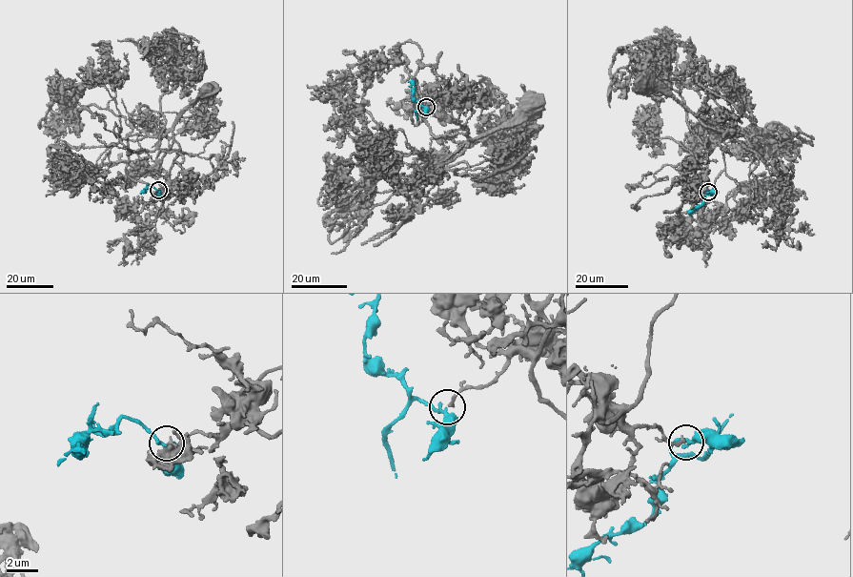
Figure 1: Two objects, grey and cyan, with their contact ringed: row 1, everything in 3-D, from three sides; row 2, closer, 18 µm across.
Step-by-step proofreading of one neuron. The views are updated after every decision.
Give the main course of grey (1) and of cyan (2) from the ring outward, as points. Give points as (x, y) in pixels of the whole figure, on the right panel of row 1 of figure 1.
1: (707, 192), (698, 188), (707, 164), (708, 140), (703, 125), (671, 94), (642, 83)
2: (708, 192), (691, 216)

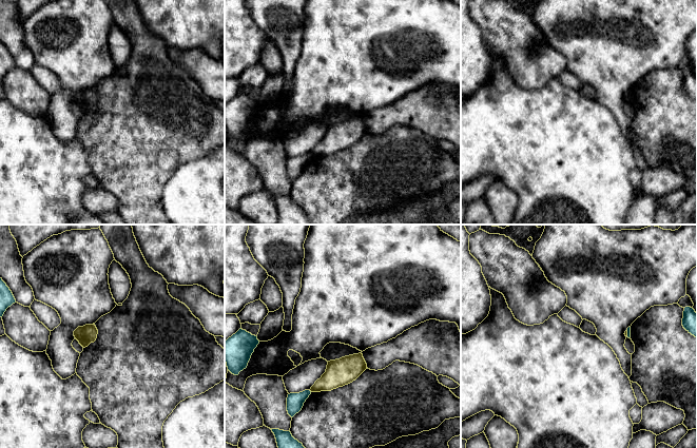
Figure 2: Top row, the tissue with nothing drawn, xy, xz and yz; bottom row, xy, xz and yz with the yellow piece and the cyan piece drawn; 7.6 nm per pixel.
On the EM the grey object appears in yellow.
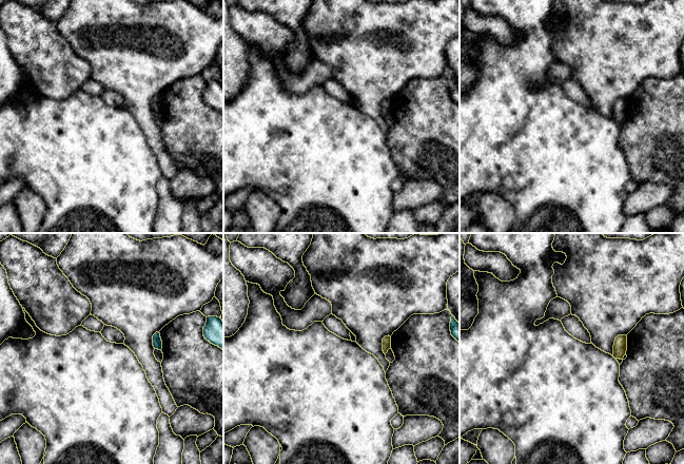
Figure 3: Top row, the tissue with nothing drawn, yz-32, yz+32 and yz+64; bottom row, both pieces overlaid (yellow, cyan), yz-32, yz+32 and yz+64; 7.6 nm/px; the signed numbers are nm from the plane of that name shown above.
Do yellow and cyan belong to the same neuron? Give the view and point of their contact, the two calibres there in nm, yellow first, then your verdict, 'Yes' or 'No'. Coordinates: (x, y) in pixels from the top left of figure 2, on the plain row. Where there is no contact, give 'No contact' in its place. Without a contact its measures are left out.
Touches yellow at yz (626, 98). Thickness 20 nm (yellow) against 30 nm. No

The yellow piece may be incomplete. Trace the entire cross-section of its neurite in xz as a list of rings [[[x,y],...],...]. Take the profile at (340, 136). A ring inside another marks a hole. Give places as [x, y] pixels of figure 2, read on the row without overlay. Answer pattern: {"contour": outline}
{"contour": [[[362,117],[328,125],[326,136],[311,151],[311,156],[331,155],[355,144],[367,128]]]}

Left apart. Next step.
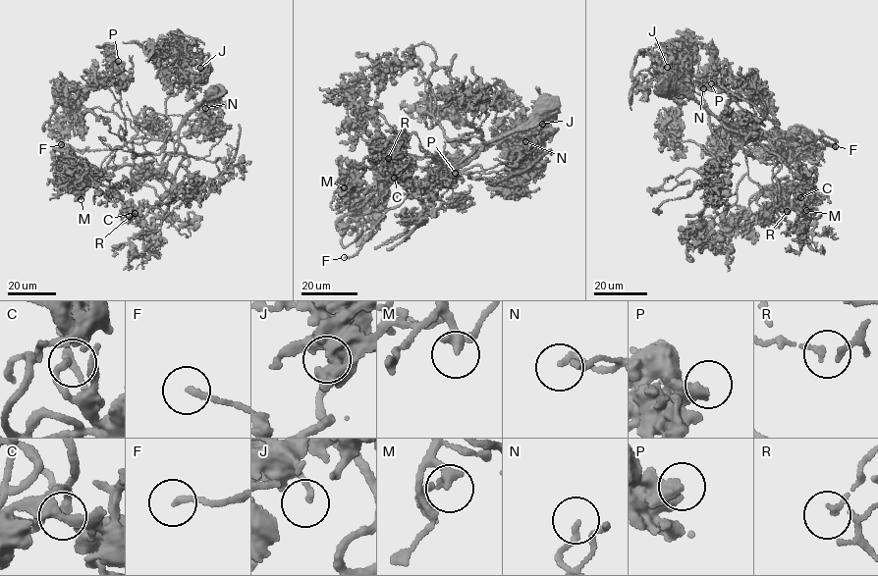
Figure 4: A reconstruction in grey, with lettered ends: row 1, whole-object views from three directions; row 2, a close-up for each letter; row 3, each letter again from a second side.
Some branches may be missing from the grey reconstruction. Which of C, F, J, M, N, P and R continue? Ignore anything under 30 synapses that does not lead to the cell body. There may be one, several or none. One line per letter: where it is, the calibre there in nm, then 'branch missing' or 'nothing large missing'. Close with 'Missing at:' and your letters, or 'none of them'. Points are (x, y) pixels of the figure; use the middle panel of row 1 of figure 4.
C: place (394, 178); calibre 200 nm; nothing large missing
F: place (344, 257); calibre 170 nm; branch missing
J: place (542, 124); calibre 160 nm; nothing large missing
M: place (344, 187); calibre 360 nm; branch missing
N: place (525, 141); calibre 160 nm; nothing large missing
P: place (455, 173); calibre 460 nm; nothing large missing
R: place (388, 158); calibre 170 nm; nothing large missing
Missing at: F, M

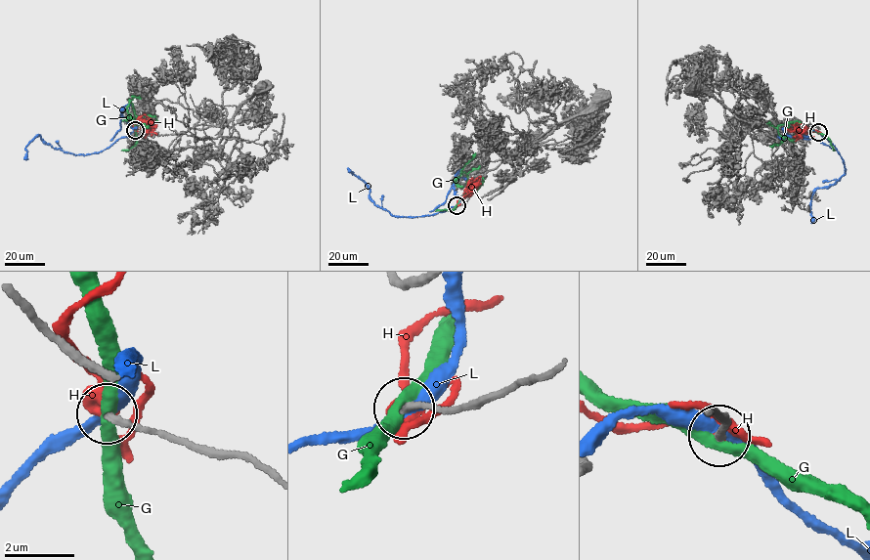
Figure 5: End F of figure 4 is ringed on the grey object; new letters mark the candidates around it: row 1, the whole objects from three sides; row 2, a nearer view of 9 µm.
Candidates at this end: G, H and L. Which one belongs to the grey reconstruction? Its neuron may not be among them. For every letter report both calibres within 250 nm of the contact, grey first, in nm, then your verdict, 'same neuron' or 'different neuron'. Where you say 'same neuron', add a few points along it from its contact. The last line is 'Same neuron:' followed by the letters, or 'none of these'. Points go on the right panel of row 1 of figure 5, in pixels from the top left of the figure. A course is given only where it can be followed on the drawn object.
G: calibres 180 and 360 nm; different neuron
H: calibres 180 and 360 nm; same neuron; course (818, 132), (803, 124), (793, 125), (804, 131), (806, 127)
L: calibres 170 and 300 nm; different neuron
Same neuron: H

